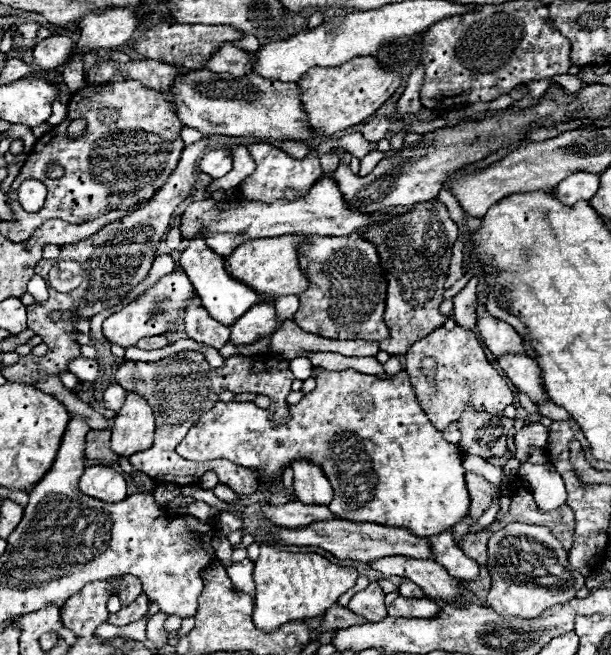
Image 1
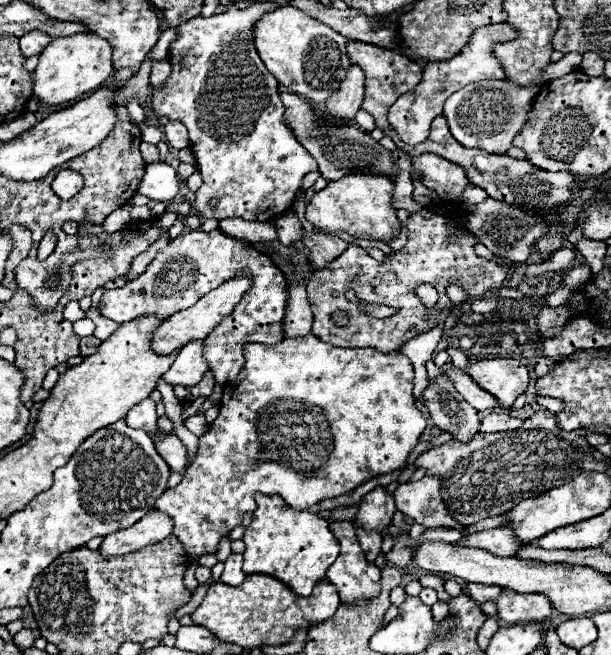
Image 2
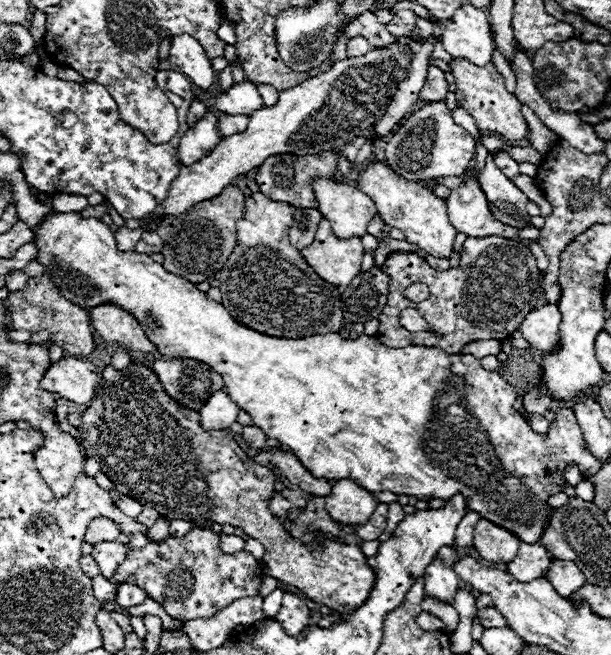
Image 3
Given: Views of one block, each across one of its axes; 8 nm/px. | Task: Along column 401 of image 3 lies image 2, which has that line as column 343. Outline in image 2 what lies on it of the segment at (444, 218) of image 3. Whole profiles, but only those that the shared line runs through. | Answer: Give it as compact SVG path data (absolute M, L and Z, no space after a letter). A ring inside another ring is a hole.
M354 172L344 176L342 180L328 182L324 190L316 192L312 202L306 206L306 220L320 230L344 230L354 238L388 242L400 236L400 222L396 216L396 208L392 206L392 194L394 182L388 176Z

